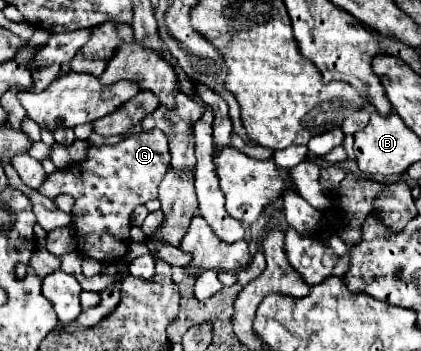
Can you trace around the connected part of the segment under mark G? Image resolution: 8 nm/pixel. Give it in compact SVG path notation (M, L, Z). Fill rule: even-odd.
M160 130L140 132L140 134L126 136L126 140L118 142L116 146L90 148L86 162L82 162L78 168L56 170L46 178L46 182L38 188L38 192L46 198L56 198L60 194L74 196L76 204L72 210L72 226L78 230L78 252L84 258L94 258L98 262L118 262L124 258L130 244L132 210L138 204L146 204L148 200L156 198L158 184L168 168L170 168L170 150L168 150L166 136Z

